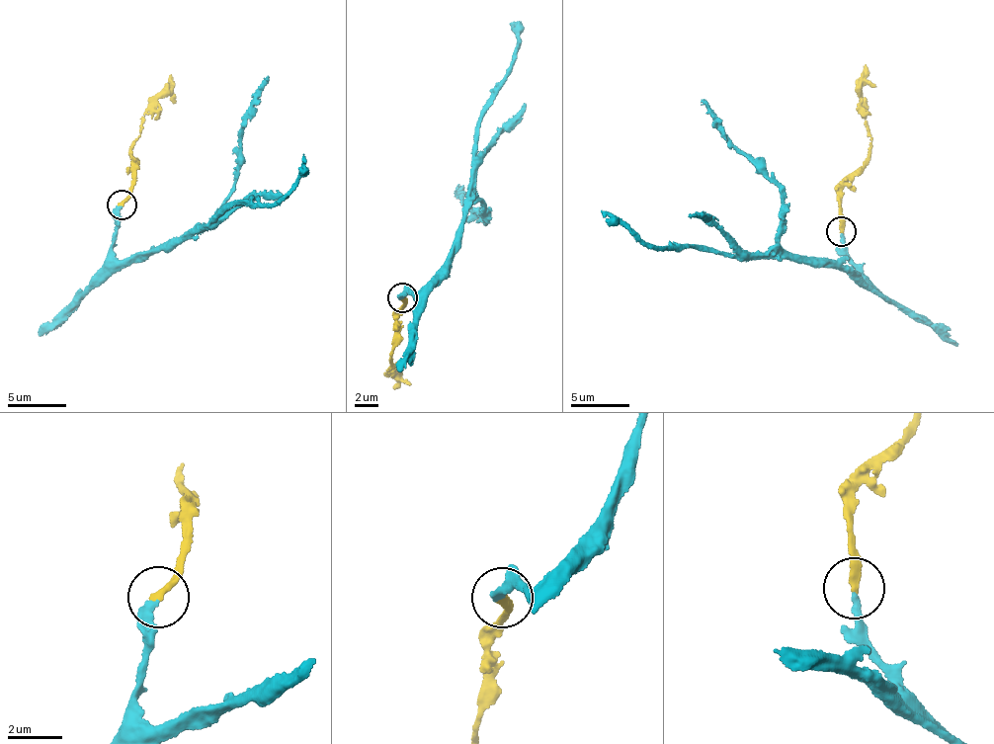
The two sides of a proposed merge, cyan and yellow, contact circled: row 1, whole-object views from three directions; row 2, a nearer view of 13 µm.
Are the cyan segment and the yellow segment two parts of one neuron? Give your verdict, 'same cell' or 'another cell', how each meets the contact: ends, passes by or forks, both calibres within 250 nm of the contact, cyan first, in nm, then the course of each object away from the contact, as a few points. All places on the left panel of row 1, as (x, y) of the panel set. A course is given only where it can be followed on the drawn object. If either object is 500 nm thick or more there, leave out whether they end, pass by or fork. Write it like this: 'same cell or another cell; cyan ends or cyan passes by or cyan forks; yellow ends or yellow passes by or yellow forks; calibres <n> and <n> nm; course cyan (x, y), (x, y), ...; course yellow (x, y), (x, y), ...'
same cell; cyan ends; yellow ends; calibres 280 and 280 nm; course cyan (122, 206), (113, 247), (120, 260), (180, 240), (240, 199), (256, 204), (278, 203), (301, 174), (303, 154); course yellow (122, 204), (132, 185), (133, 141), (139, 137), (149, 102), (165, 89), (170, 75)

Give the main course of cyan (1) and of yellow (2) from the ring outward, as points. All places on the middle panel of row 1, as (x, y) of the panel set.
1: (404, 297), (426, 286), (463, 220), (483, 105), (514, 59), (518, 31), (510, 25)
2: (403, 298), (403, 305), (393, 319), (393, 348), (390, 362), (393, 366), (386, 373), (394, 378), (393, 387)

